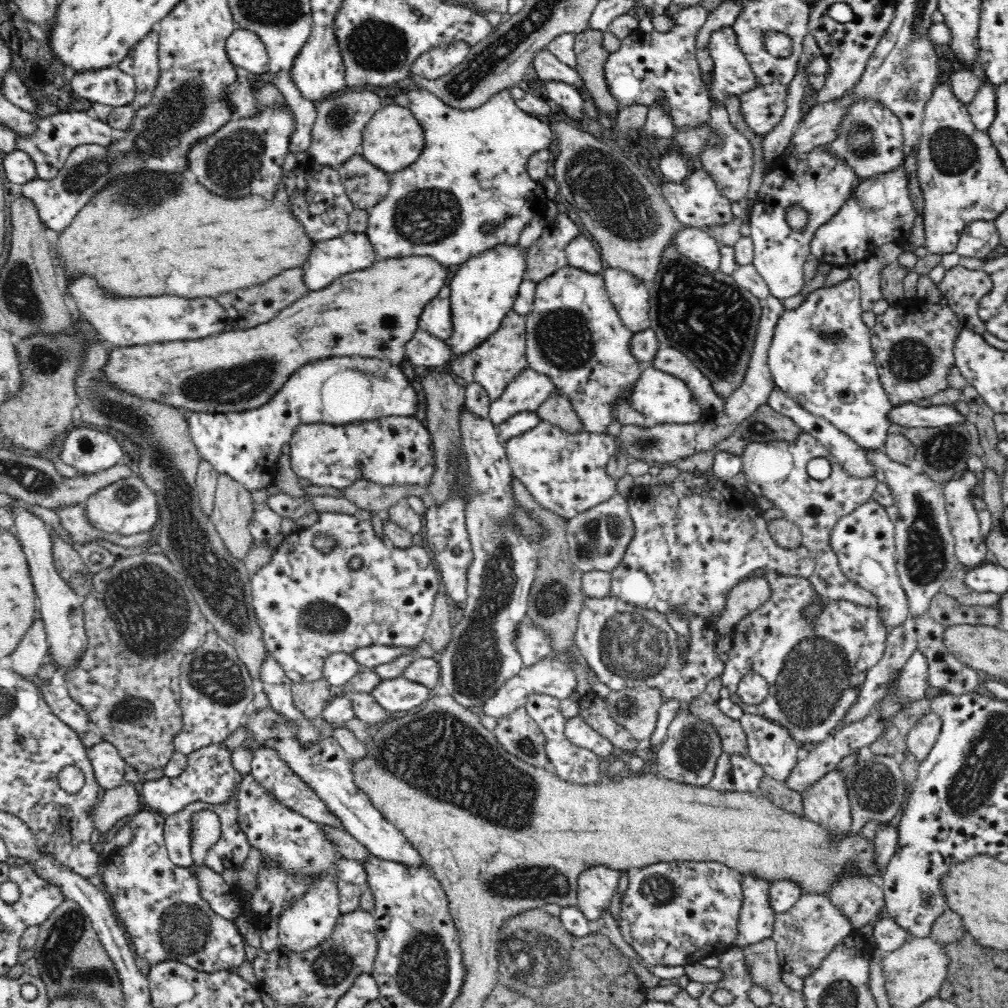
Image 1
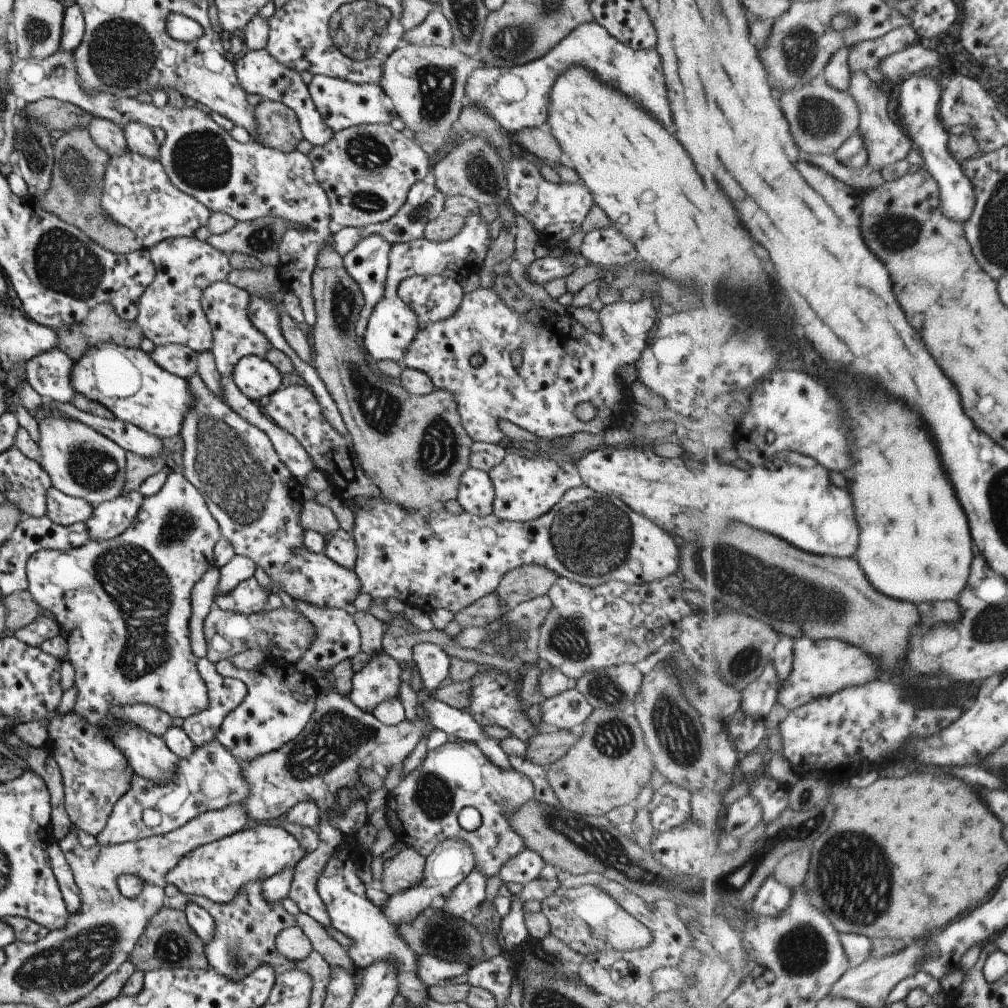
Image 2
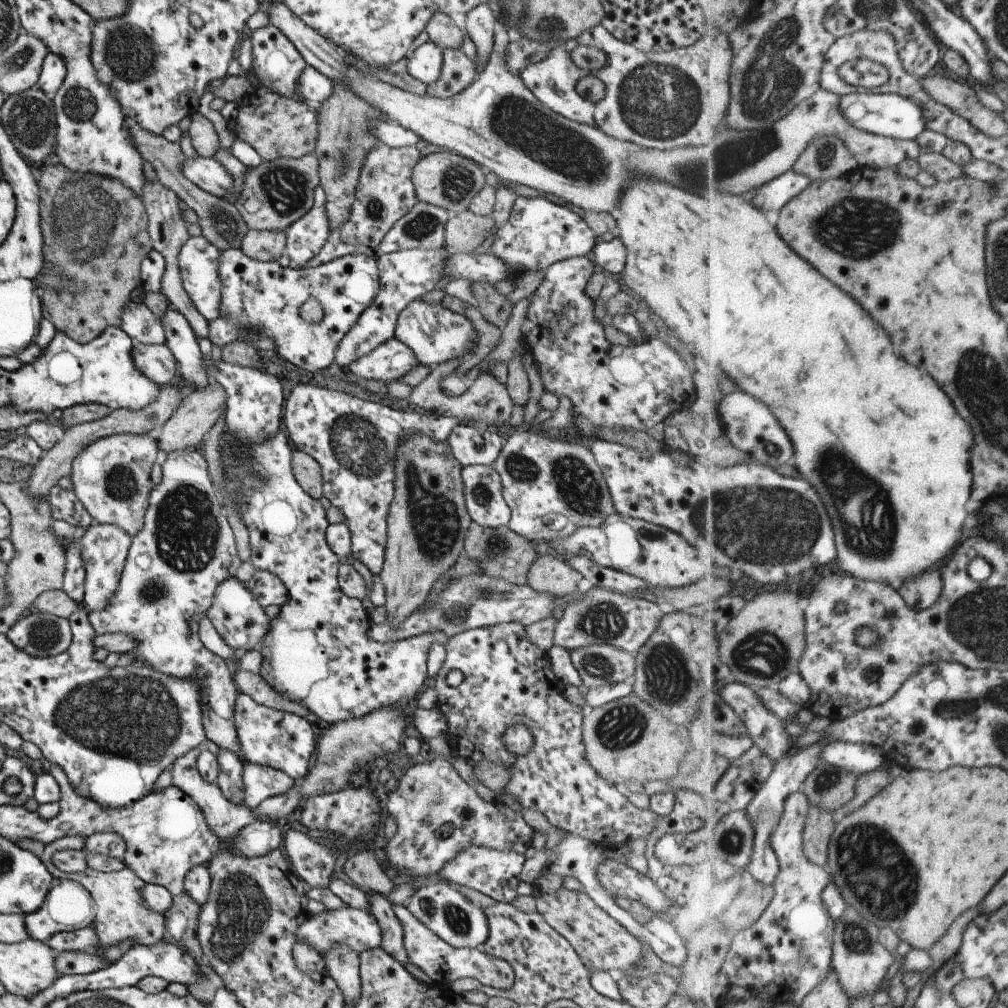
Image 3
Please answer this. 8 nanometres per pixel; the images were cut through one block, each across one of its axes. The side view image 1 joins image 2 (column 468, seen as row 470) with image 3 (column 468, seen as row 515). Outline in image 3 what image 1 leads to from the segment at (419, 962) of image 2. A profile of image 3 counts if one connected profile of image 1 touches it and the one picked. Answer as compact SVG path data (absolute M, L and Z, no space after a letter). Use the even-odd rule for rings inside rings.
M393 904L391 910L401 924L403 948L407 954L407 960L415 968L419 968L427 978L431 978L433 983L470 978L477 980L483 986L501 990L505 990L513 984L513 980L515 980L513 970L504 960L491 957L479 948L453 948L435 936L429 928L425 928L419 920L415 920L405 906Z

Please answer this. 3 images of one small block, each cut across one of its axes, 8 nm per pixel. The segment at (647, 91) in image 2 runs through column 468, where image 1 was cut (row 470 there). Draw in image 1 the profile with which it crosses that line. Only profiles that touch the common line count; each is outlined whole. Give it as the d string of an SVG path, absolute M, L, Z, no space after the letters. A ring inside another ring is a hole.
M78 427L68 431L61 441L59 457L82 476L120 463L123 453L112 434Z

